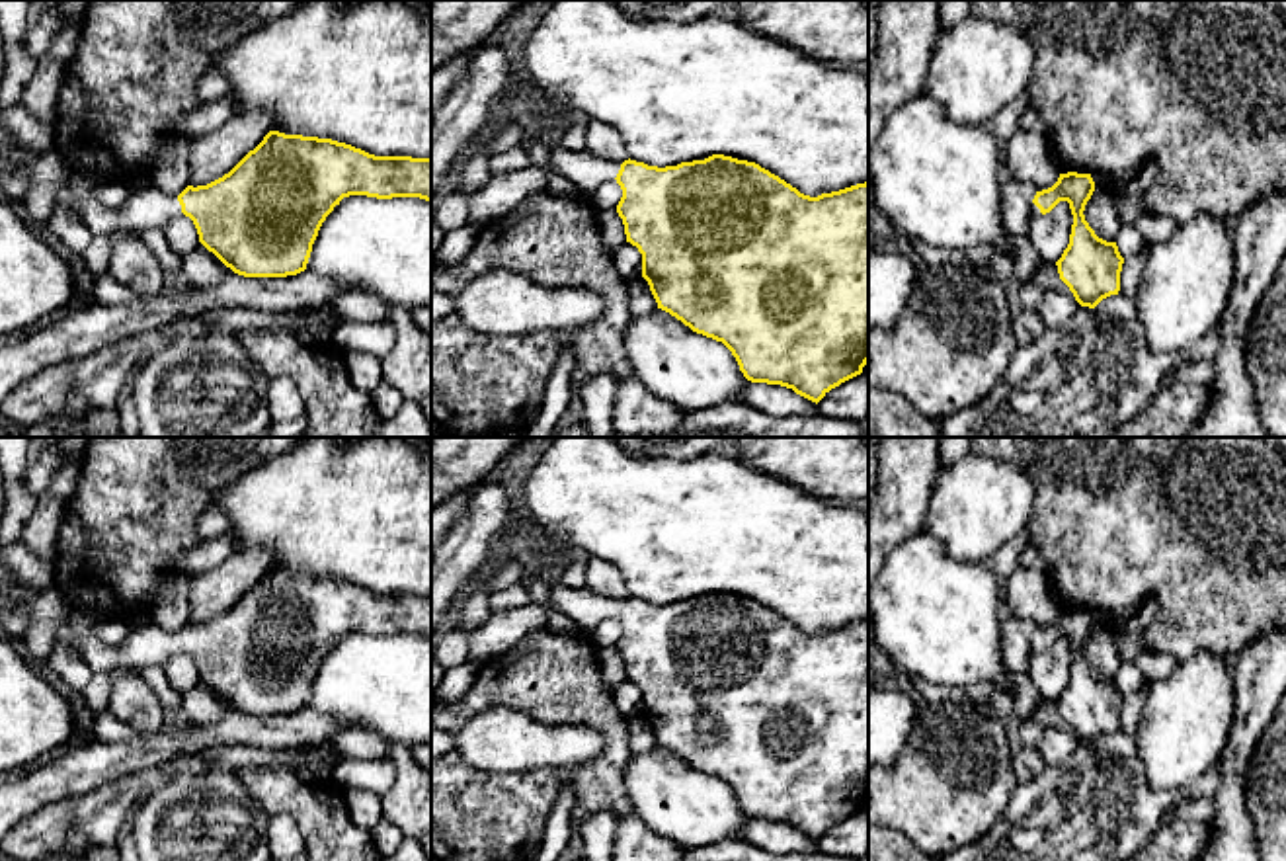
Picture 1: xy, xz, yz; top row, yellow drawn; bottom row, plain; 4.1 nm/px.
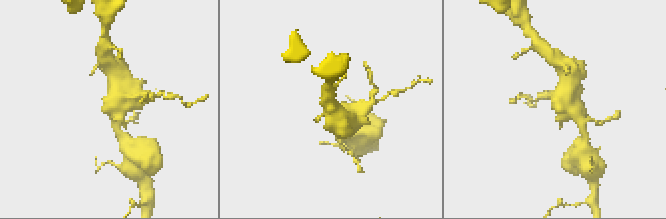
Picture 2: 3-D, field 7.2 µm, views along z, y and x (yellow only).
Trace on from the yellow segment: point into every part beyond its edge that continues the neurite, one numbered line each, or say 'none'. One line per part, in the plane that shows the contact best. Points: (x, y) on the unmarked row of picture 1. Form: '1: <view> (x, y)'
1: xy (149, 645)

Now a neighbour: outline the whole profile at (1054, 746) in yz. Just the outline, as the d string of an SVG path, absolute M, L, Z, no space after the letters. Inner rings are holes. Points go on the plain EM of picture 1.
M1048 726L1042 730L1036 752L1046 765L1062 765L1073 756L1079 744L1081 742L1073 734Z

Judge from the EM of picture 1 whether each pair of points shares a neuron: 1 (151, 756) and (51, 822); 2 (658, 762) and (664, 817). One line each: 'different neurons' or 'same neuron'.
1: different neurons
2: same neuron

